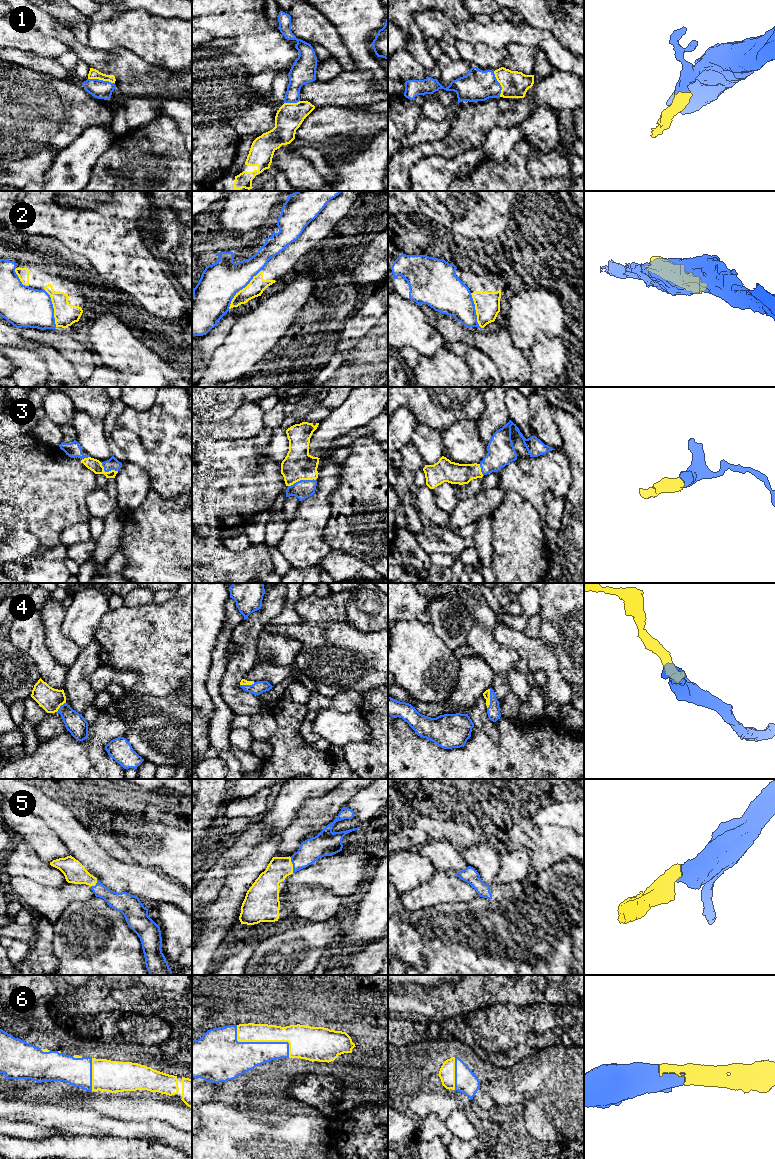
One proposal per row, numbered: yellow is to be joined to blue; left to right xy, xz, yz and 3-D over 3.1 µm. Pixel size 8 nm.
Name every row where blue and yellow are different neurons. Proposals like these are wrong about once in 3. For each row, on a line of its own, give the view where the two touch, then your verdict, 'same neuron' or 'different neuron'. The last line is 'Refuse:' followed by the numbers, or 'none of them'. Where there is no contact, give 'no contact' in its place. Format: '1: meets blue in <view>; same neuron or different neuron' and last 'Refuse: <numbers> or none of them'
1: meets blue in xy; same neuron
2: meets blue in xz; different neuron
3: meets blue in xz; same neuron
4: meets blue in yz; same neuron
5: meets blue in xz; same neuron
6: meets blue in xz; same neuron
Refuse: 2

